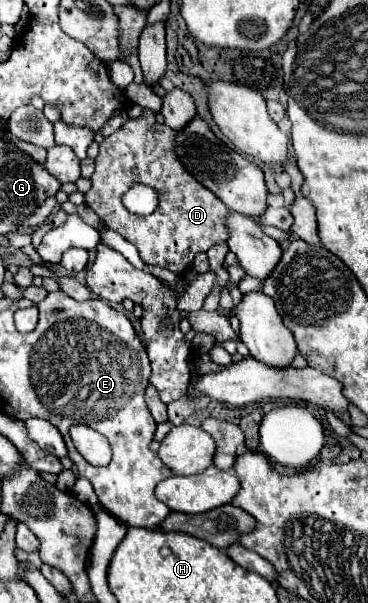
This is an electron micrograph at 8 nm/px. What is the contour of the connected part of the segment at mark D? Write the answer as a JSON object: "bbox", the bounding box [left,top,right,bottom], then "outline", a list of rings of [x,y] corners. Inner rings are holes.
{"bbox":[84,108,228,276],"outline":[[[148,108],[144,110],[142,118],[128,120],[118,132],[110,134],[108,138],[104,138],[100,142],[100,154],[96,156],[96,170],[90,178],[90,182],[92,182],[92,188],[84,194],[84,204],[88,208],[92,208],[108,228],[116,230],[122,238],[132,242],[138,248],[140,258],[146,264],[156,264],[156,266],[168,268],[174,274],[182,276],[192,266],[192,260],[198,252],[206,252],[212,244],[228,238],[226,228],[224,228],[224,218],[228,216],[228,208],[208,188],[202,188],[200,182],[196,182],[184,170],[184,166],[180,164],[180,160],[174,152],[174,130],[170,130],[166,124],[156,124],[154,112]],[[134,182],[144,182],[144,184],[156,188],[156,192],[158,192],[158,198],[160,198],[158,208],[146,218],[130,214],[120,202],[120,196]]]}

